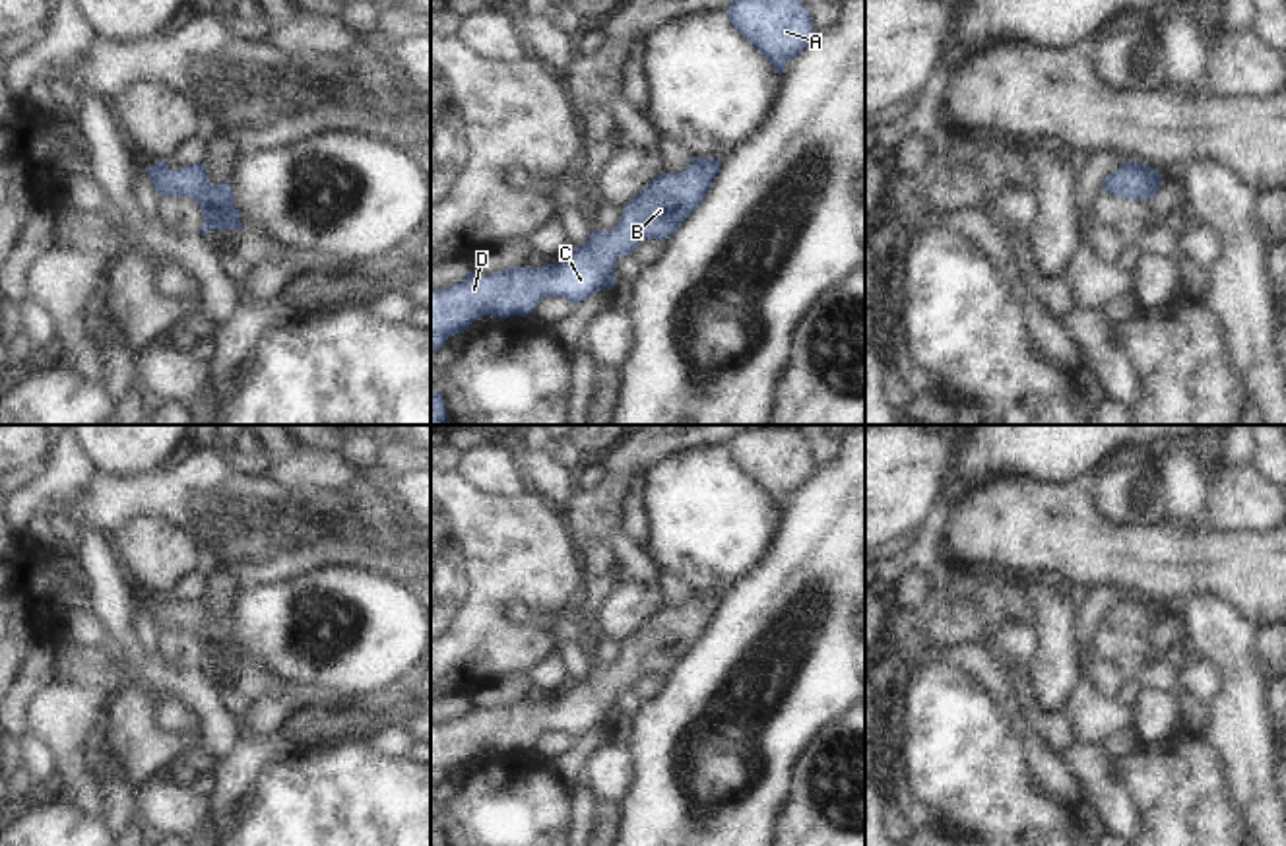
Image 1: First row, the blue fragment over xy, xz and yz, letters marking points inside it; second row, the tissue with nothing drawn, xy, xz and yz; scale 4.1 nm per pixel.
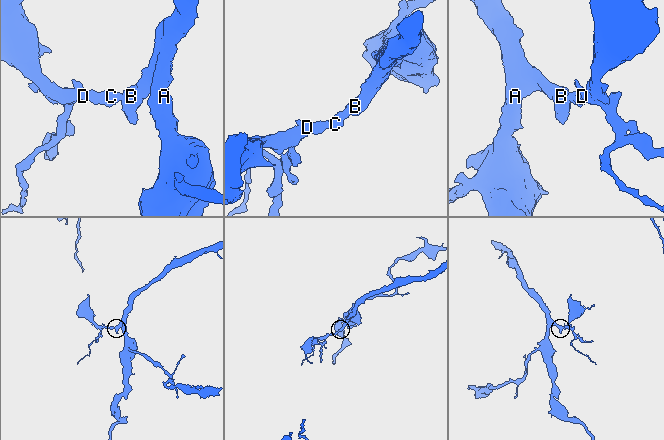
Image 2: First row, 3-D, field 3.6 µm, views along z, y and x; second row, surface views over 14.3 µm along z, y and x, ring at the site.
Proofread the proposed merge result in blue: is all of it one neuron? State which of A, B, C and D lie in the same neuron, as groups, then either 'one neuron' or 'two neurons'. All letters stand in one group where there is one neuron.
groups A B C D; one neuron

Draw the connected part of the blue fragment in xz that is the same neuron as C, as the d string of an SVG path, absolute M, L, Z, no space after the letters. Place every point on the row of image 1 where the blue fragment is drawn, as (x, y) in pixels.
M692 155L692 161L685 169L661 173L623 206L621 219L609 231L590 231L586 243L574 246L570 254L561 256L555 264L543 264L539 268L524 264L487 276L466 272L464 279L456 285L431 289L431 357L438 347L444 347L450 336L464 332L481 316L528 316L543 297L564 297L572 305L578 305L592 293L613 287L615 260L632 254L648 239L663 243L673 235L689 213L698 208L720 165L722 159Z

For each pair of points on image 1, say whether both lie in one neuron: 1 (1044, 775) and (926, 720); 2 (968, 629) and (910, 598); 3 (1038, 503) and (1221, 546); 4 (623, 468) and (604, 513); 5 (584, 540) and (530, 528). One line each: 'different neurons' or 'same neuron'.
1: different neurons
2: different neurons
3: same neuron
4: same neuron
5: different neurons

